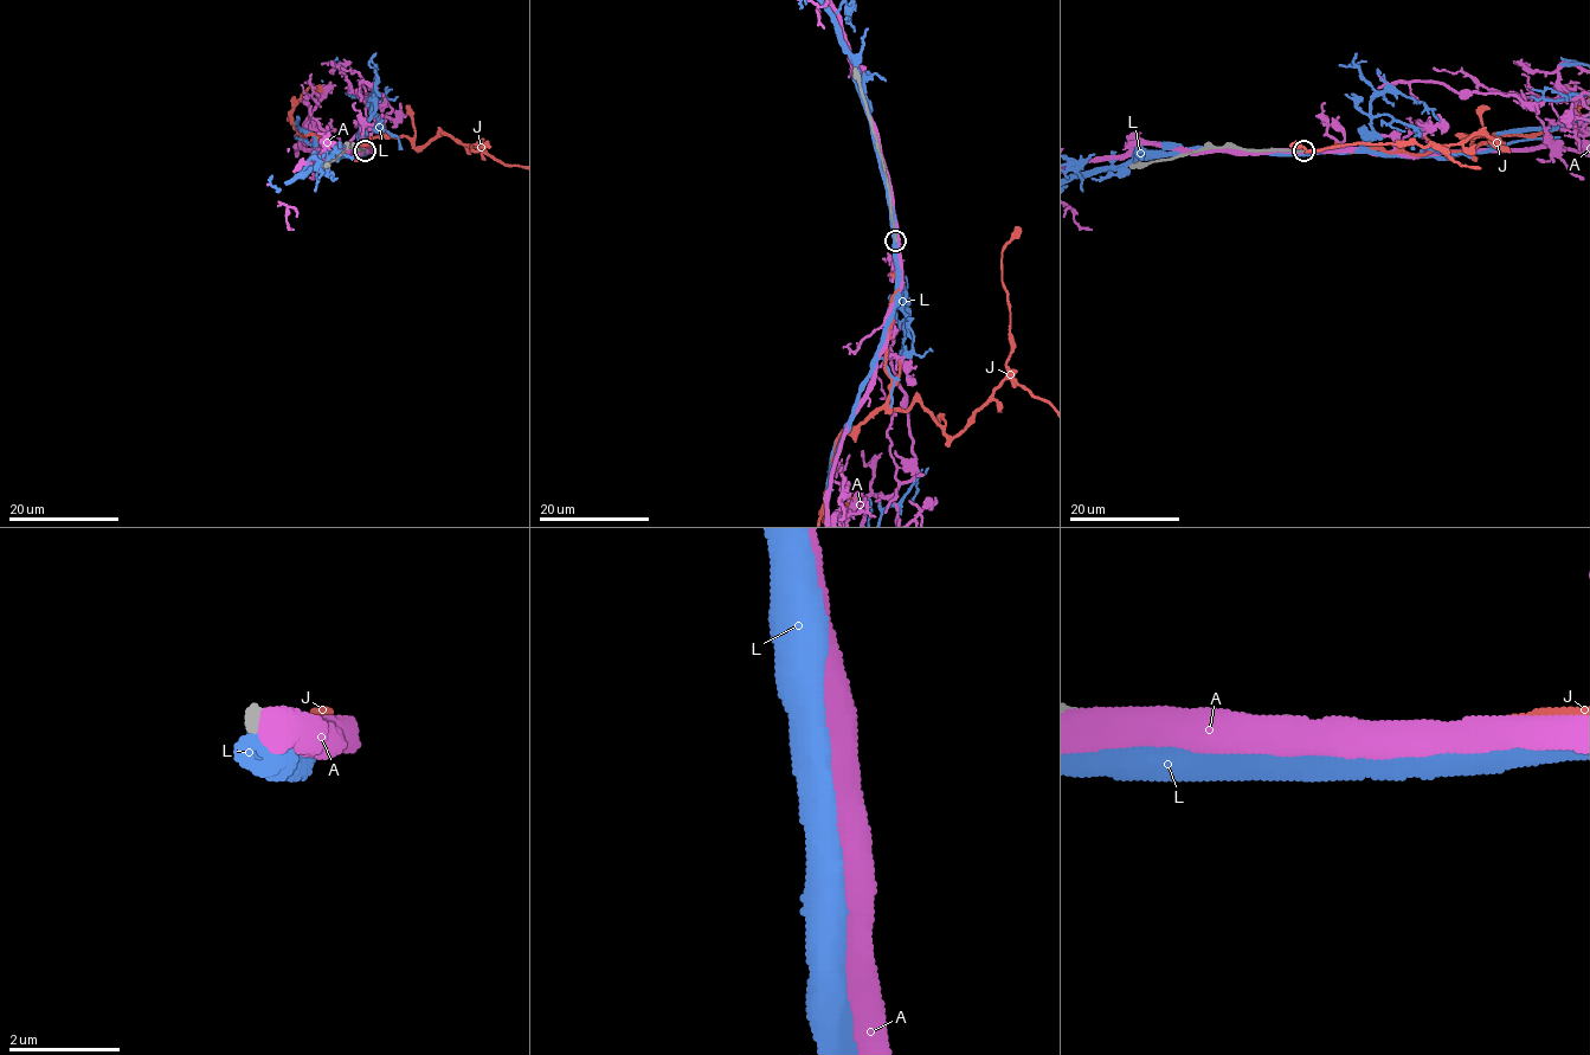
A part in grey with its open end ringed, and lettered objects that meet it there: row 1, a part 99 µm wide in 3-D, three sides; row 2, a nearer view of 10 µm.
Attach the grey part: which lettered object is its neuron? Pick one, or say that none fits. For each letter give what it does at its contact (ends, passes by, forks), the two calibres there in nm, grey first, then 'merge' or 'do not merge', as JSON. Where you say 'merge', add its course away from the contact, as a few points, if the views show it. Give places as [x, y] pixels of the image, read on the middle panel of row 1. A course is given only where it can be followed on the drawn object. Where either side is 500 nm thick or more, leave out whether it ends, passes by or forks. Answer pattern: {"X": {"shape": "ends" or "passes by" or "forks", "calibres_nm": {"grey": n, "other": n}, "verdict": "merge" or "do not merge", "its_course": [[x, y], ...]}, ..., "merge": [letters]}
{"A": {"calibres_nm": {"grey": 150, "other": 550}, "verdict": "do not merge"}, "J": {"shape": "ends", "calibres_nm": {"grey": 160, "other": 90}, "verdict": "merge"}, "L": {"calibres_nm": {"grey": 150, "other": 550}, "verdict": "do not merge"}, "merge": ["J"]}

